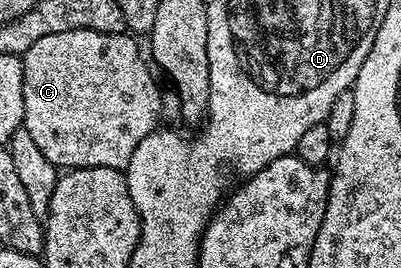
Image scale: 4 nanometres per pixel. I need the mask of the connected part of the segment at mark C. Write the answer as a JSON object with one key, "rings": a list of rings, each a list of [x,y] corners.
{"rings":[[[89,29],[58,31],[54,35],[42,35],[42,39],[38,39],[38,43],[34,43],[34,47],[30,47],[22,55],[24,63],[24,123],[22,128],[30,131],[30,136],[34,138],[34,144],[42,150],[42,155],[46,155],[46,159],[50,159],[50,163],[54,163],[61,170],[89,169],[90,167],[127,170],[130,155],[134,155],[134,147],[138,147],[138,143],[142,143],[142,139],[146,139],[146,135],[155,133],[161,124],[162,89],[156,86],[157,74],[155,72],[152,74],[148,70],[149,62],[146,57],[146,62],[144,62],[144,57],[140,54],[140,45],[135,40],[139,41],[127,32],[103,33],[102,31],[90,31]]]}

